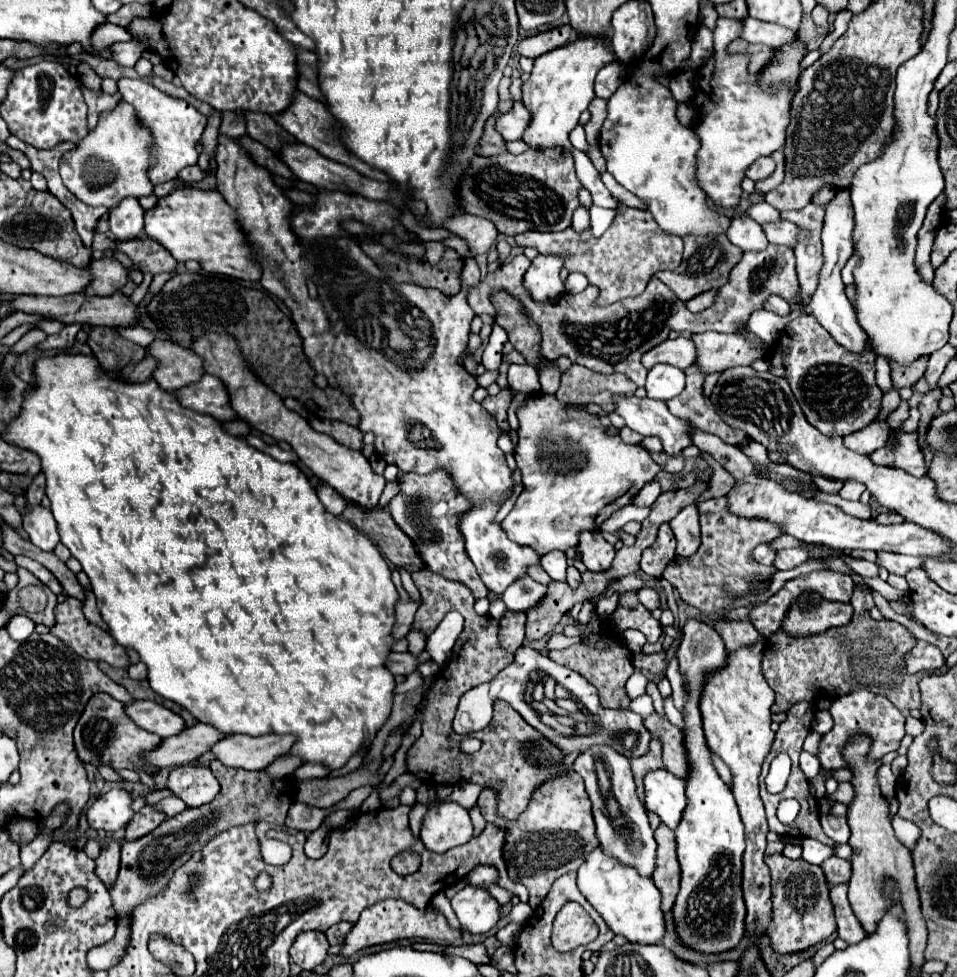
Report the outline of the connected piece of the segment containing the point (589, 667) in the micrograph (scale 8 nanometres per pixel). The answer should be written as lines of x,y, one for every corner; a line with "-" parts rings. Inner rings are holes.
603,632
603,634
595,634
595,636
585,636
583,634
583,640
581,644
575,644
571,648
565,648
565,650
551,650
549,652
549,658
561,666
567,666
567,668
573,668
575,672
579,672
583,678
587,678
599,692
599,700
605,708
629,708
631,700
627,698
625,694
625,682
627,678
635,672
633,664
631,664
631,652
627,646
623,646
623,642
619,642
619,638
613,634
613,632
-
609,634
611,636
611,644
607,650
597,650
593,648
591,644
597,642
601,636

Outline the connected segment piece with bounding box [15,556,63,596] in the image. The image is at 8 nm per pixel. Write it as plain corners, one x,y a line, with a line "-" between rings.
15,556
15,564
27,568
27,570
29,570
33,576
37,576
45,586
49,586
57,596
63,594
63,588
61,588
61,584
59,584
59,580
57,580
43,564
39,564
39,562
35,562
35,560
29,560
27,556

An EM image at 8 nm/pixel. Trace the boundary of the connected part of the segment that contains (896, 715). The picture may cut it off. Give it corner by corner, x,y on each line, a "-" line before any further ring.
857,690
857,692
851,692
849,696
837,698
829,712
833,716
834,725
833,730
823,736
821,746
819,746
819,760
823,768
843,768
845,766
841,750
852,736
867,734
873,738
869,758
883,758
885,754
897,750
905,736
905,716
885,696
871,694
869,690

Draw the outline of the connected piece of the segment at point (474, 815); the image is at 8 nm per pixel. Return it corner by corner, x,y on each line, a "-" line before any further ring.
475,804
471,809
469,809
469,814
471,816
471,820
474,826
473,836
477,836
484,829
487,822
481,815
477,804

